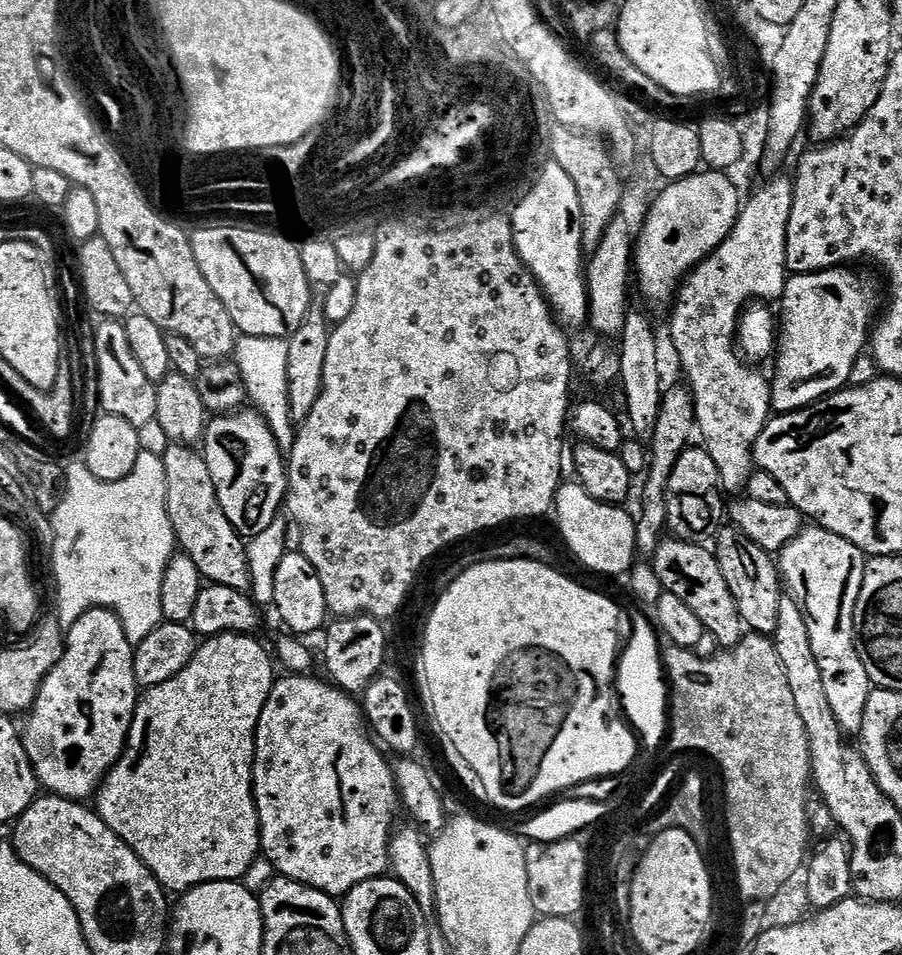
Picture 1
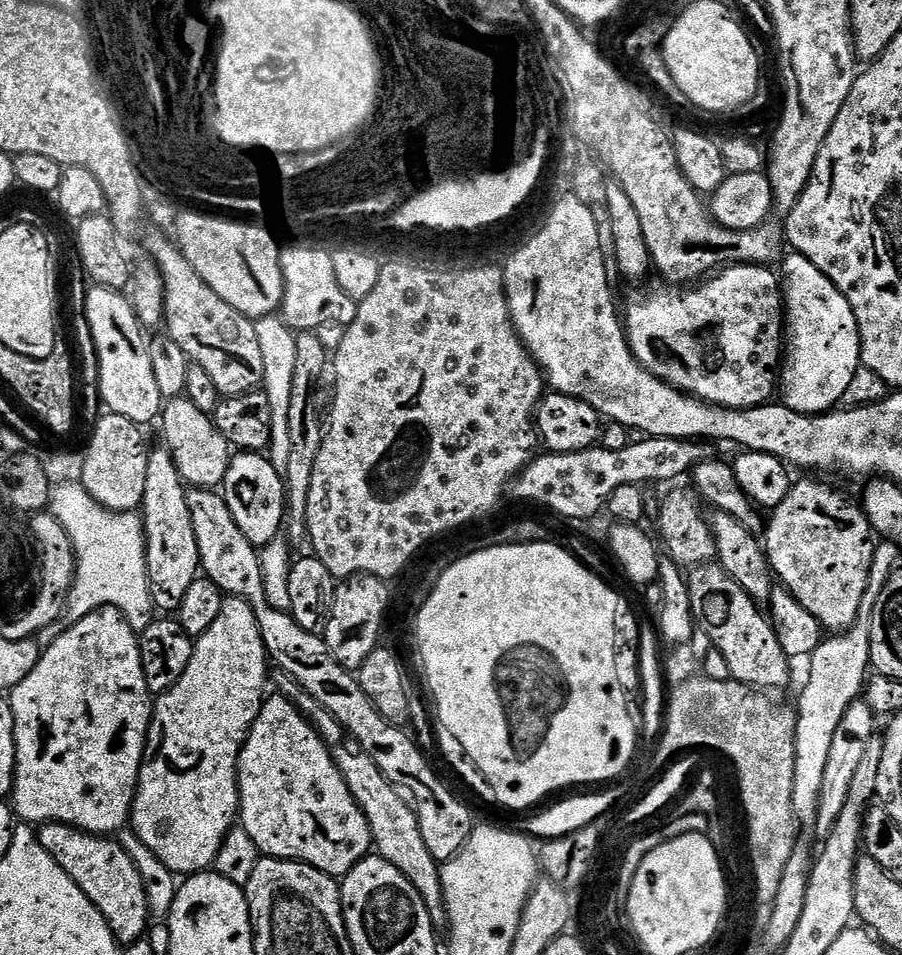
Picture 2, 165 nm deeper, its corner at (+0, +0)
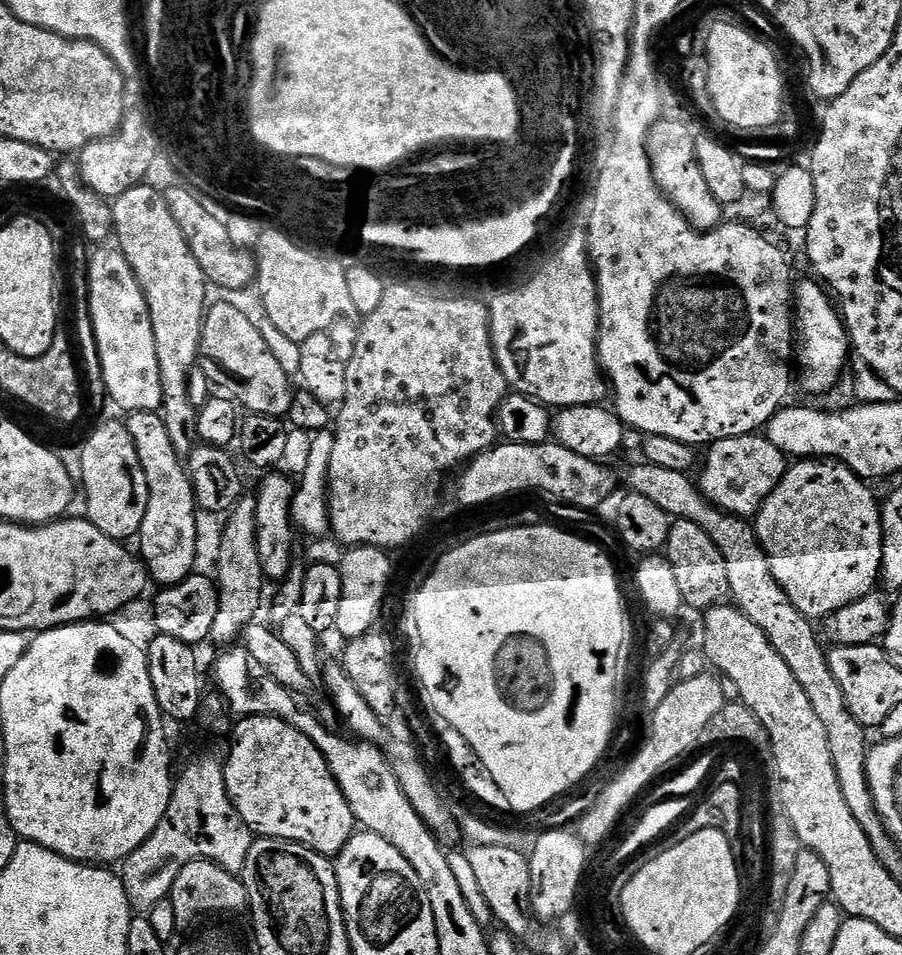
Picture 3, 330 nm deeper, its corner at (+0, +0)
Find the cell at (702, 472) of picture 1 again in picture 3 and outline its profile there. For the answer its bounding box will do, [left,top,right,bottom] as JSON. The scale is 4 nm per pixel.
[666,519,731,614]

